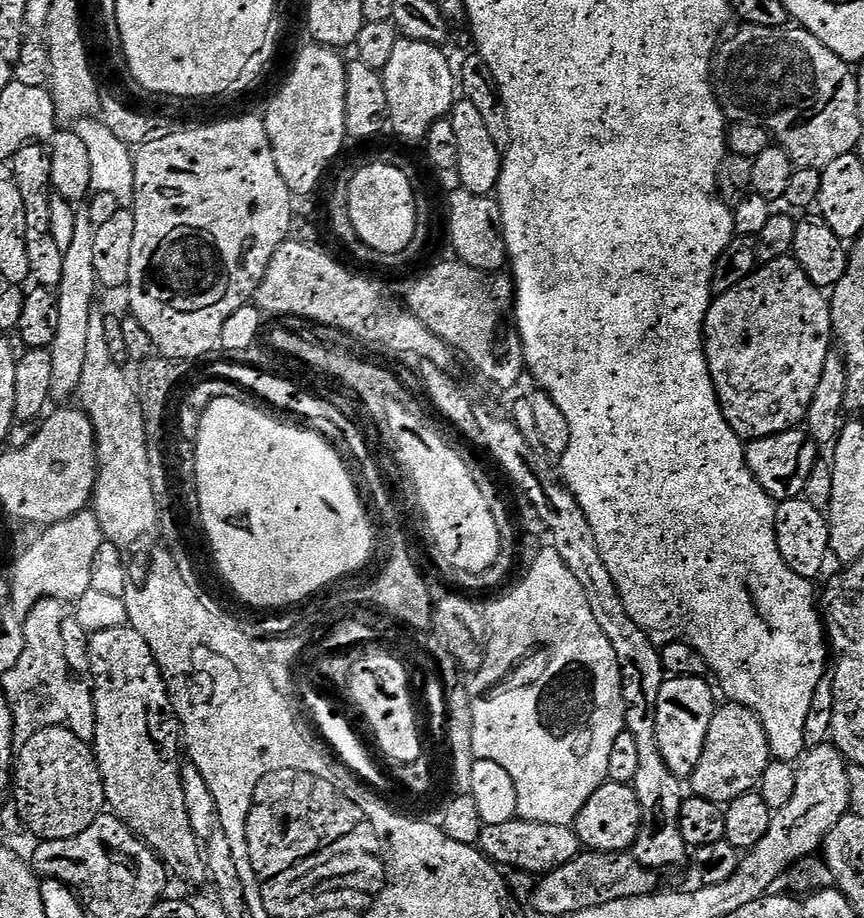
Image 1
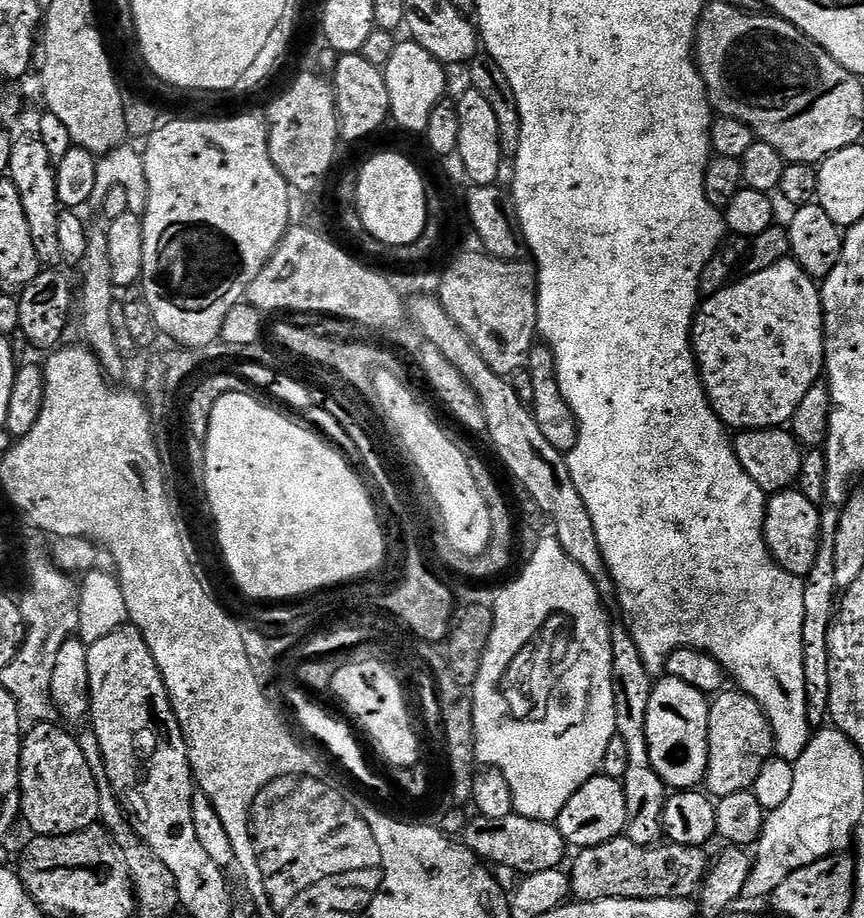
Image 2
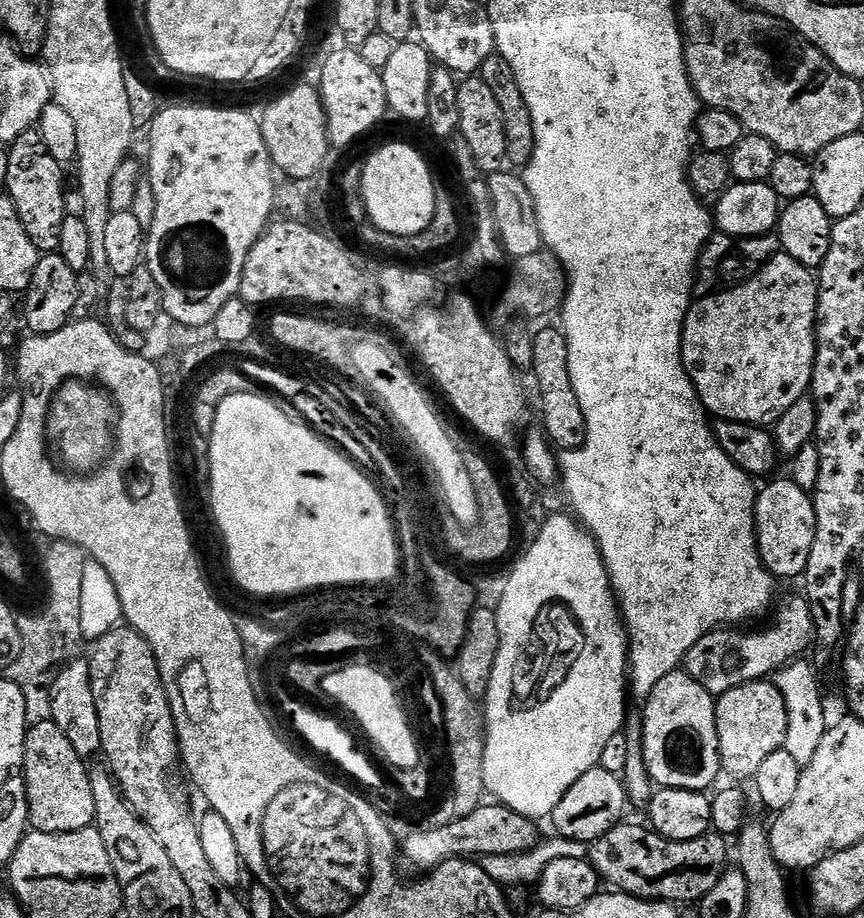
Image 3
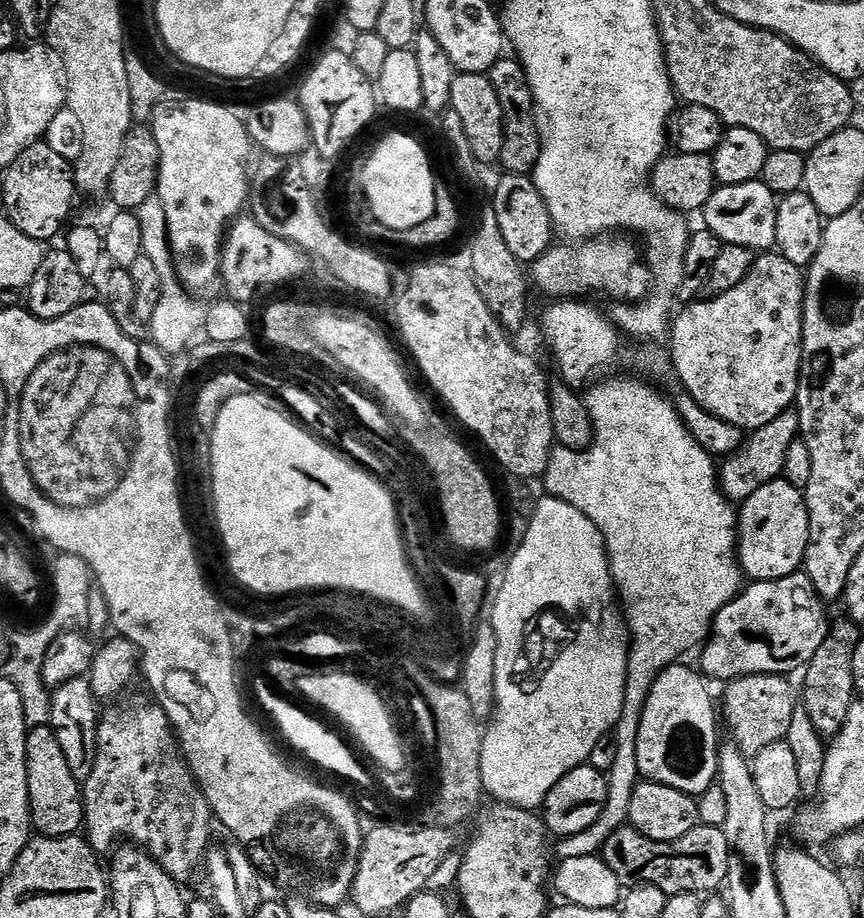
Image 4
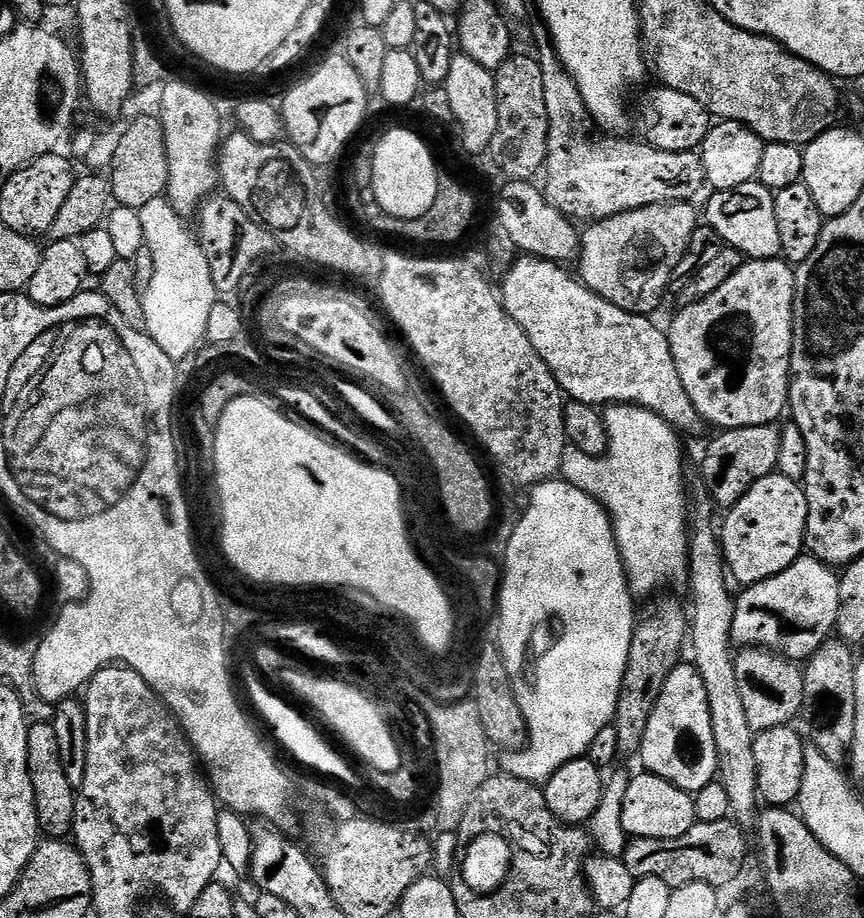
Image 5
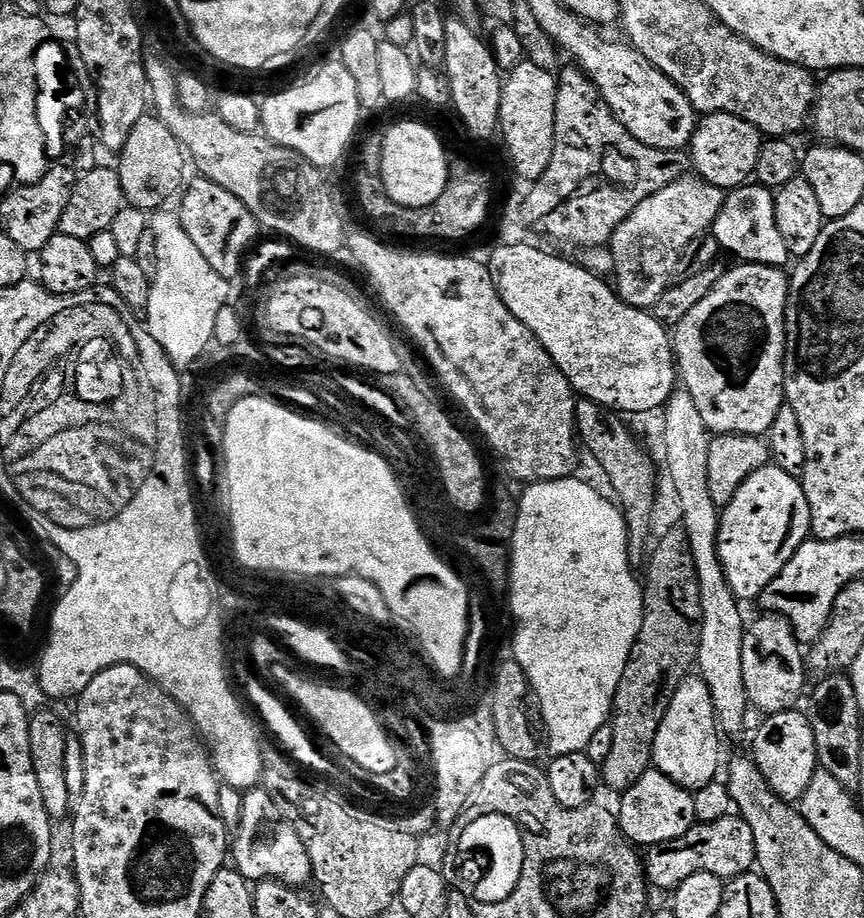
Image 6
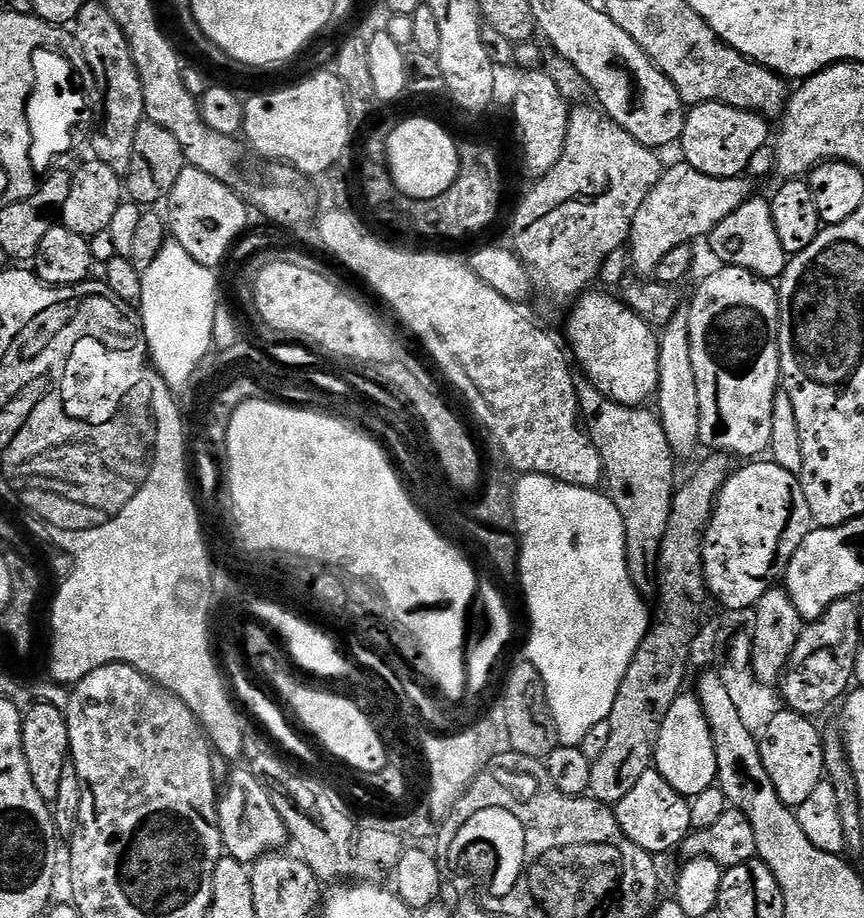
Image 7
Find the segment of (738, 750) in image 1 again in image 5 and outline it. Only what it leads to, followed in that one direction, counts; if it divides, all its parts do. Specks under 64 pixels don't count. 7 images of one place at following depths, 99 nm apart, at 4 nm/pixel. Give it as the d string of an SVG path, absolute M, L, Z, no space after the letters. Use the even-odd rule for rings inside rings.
M747 648L735 657L738 688L742 690L746 716L750 718L752 731L759 734L777 728L783 724L791 725L796 715L801 715L804 707L804 673L799 663L790 661L778 652L769 652L766 648Z

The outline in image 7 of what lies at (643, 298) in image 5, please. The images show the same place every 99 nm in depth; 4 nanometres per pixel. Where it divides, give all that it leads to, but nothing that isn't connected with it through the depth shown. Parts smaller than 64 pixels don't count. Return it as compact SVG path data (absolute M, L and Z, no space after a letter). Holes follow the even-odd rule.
M677 162L673 168L672 165L665 167L658 186L646 194L646 202L642 202L632 223L630 264L632 268L636 267L640 275L637 277L655 277L662 258L666 258L674 246L692 244L699 236L711 236L718 222L730 218L730 214L734 214L734 210L738 210L738 206L745 204L753 195L747 182L744 178L707 176L683 162Z

